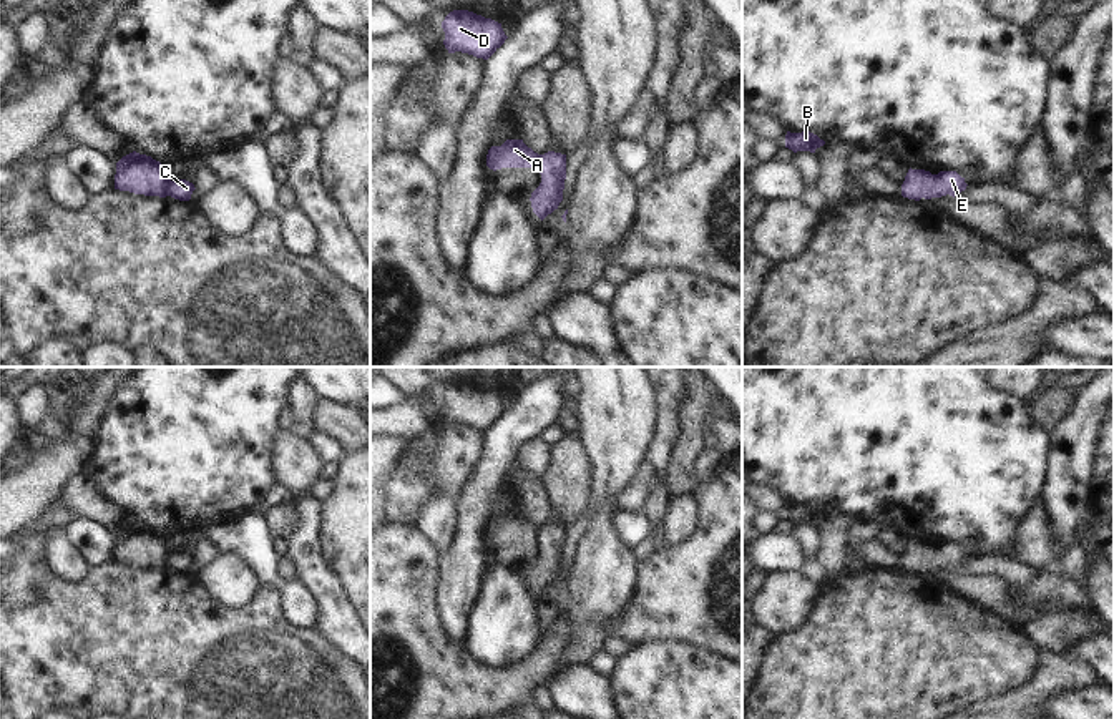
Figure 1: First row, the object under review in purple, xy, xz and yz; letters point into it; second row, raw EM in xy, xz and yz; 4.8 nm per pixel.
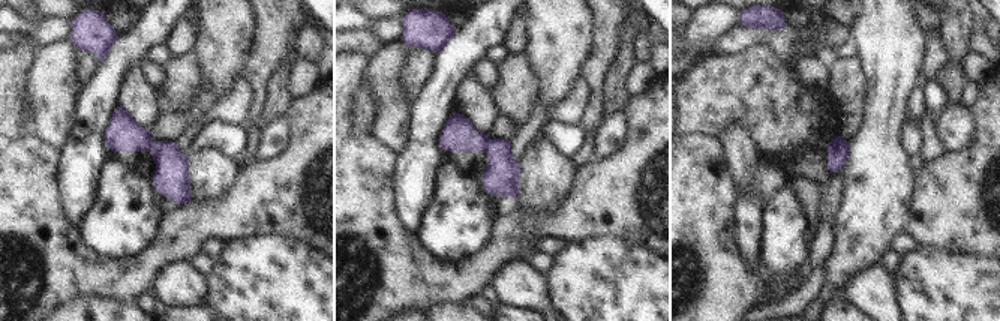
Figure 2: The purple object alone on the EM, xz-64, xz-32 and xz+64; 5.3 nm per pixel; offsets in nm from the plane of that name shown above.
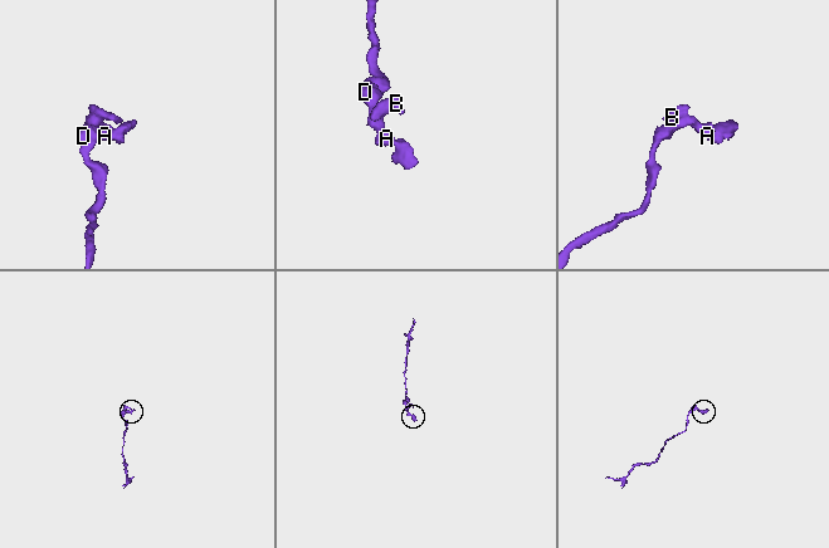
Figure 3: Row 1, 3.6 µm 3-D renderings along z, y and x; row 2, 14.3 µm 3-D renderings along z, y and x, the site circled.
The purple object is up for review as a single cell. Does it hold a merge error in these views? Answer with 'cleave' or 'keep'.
cleave

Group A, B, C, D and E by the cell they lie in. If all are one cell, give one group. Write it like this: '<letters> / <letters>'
A B D / C E

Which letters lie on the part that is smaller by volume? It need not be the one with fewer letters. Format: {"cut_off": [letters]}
{"cut_off": ["C", "E"]}

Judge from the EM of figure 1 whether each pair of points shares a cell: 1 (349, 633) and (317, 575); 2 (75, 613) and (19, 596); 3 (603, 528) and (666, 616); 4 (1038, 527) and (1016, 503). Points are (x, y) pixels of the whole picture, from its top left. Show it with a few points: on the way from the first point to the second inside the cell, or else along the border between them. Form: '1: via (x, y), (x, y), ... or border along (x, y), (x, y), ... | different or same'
1: via (336, 618), (324, 590) | same
2: border along (52, 572), (43, 591), (30, 603), (17, 606) | different
3: border along (640, 563), (633, 593), (621, 611) | different
4: border along (1040, 500), (1021, 525), (1015, 550) | different

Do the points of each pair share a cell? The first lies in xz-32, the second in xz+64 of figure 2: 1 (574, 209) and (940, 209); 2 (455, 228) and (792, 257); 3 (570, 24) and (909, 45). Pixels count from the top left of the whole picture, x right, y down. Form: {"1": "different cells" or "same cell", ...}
{"1": "same cell", "2": "same cell", "3": "same cell"}

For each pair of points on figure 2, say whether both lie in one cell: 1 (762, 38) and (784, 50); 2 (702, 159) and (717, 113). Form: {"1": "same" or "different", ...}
{"1": "same", "2": "different"}

